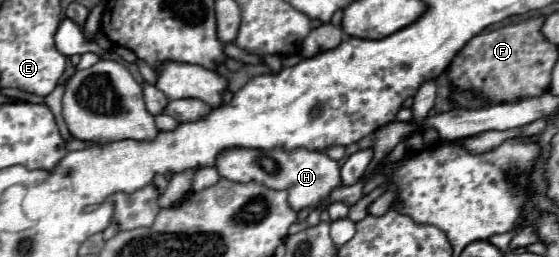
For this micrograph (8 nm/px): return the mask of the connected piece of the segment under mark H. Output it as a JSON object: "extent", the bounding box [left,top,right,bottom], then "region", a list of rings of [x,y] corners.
{"extent":[214,149,342,211],"region":[[[228,149],[228,153],[220,153],[220,161],[216,161],[214,167],[220,177],[230,181],[258,181],[270,189],[288,189],[288,201],[296,211],[324,203],[330,191],[342,185],[338,163],[308,149],[296,149],[296,153],[284,153],[284,149],[268,149],[268,153],[264,153],[264,149]]]}

